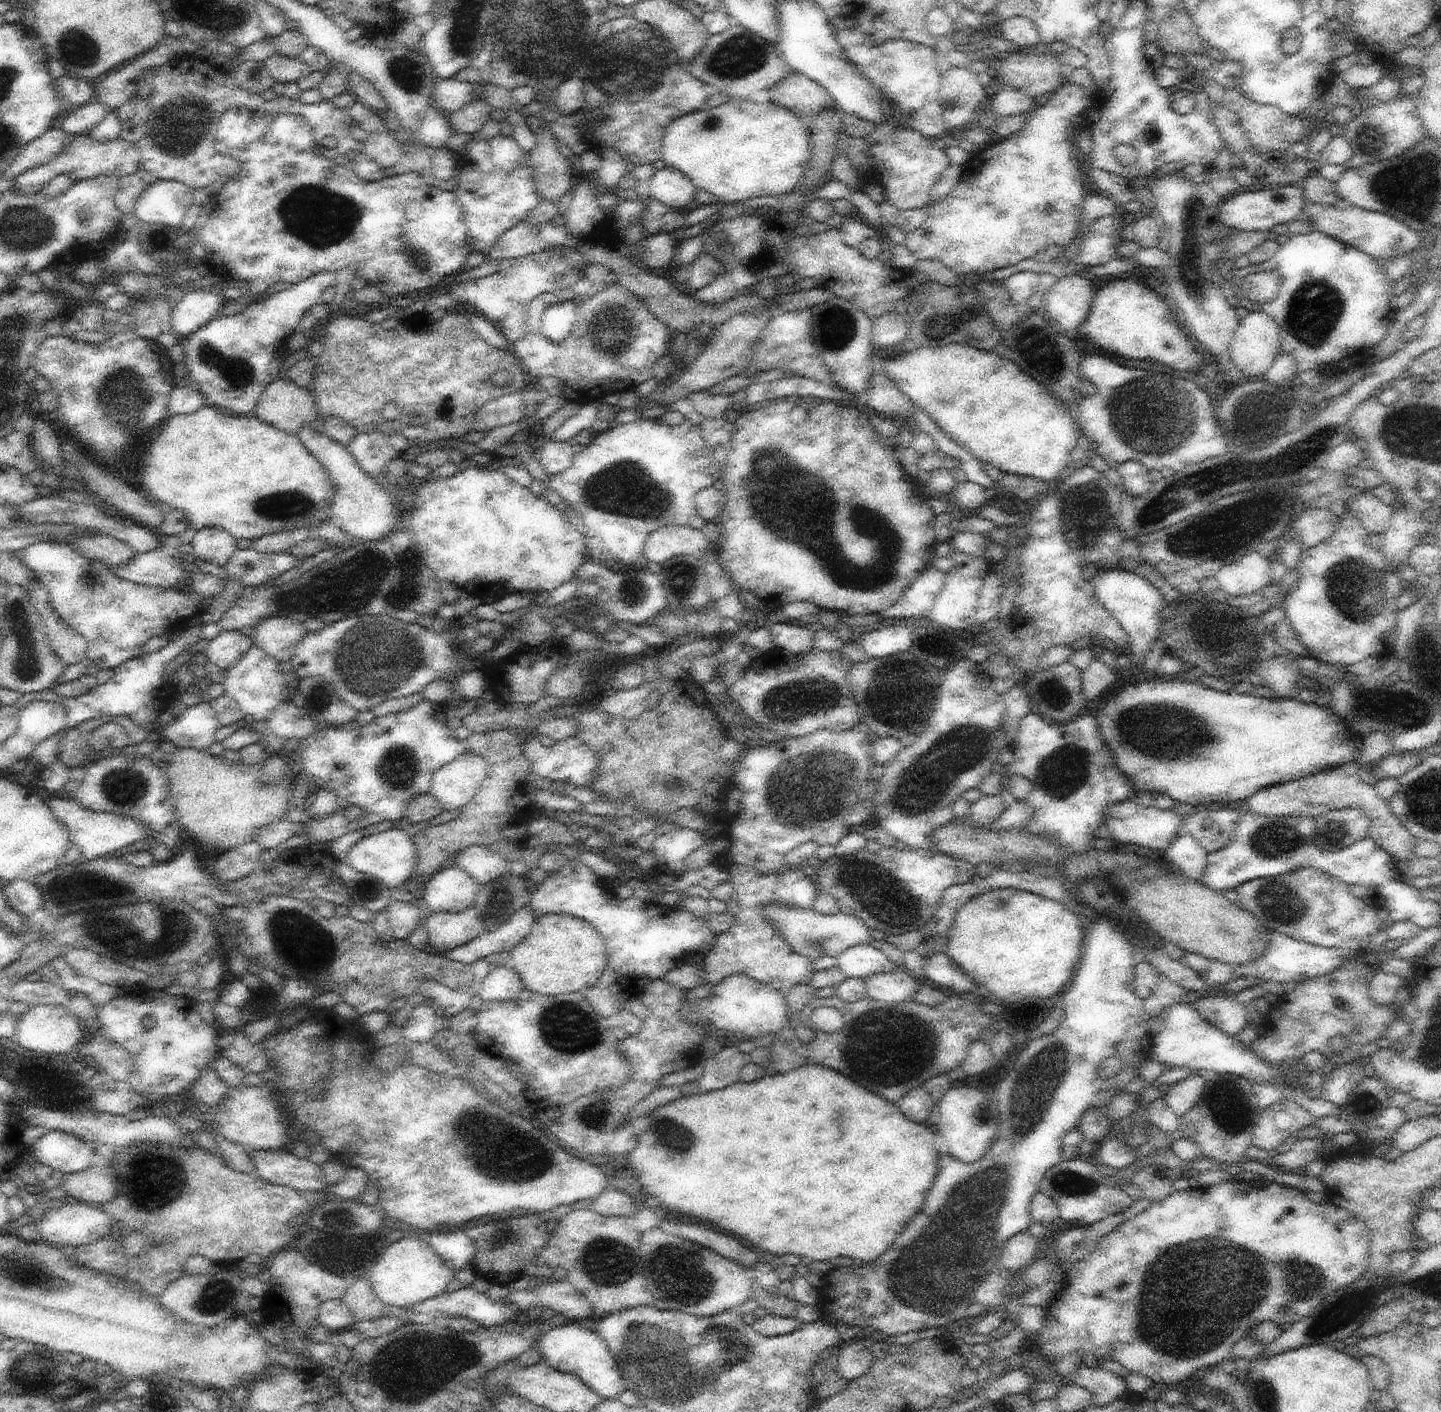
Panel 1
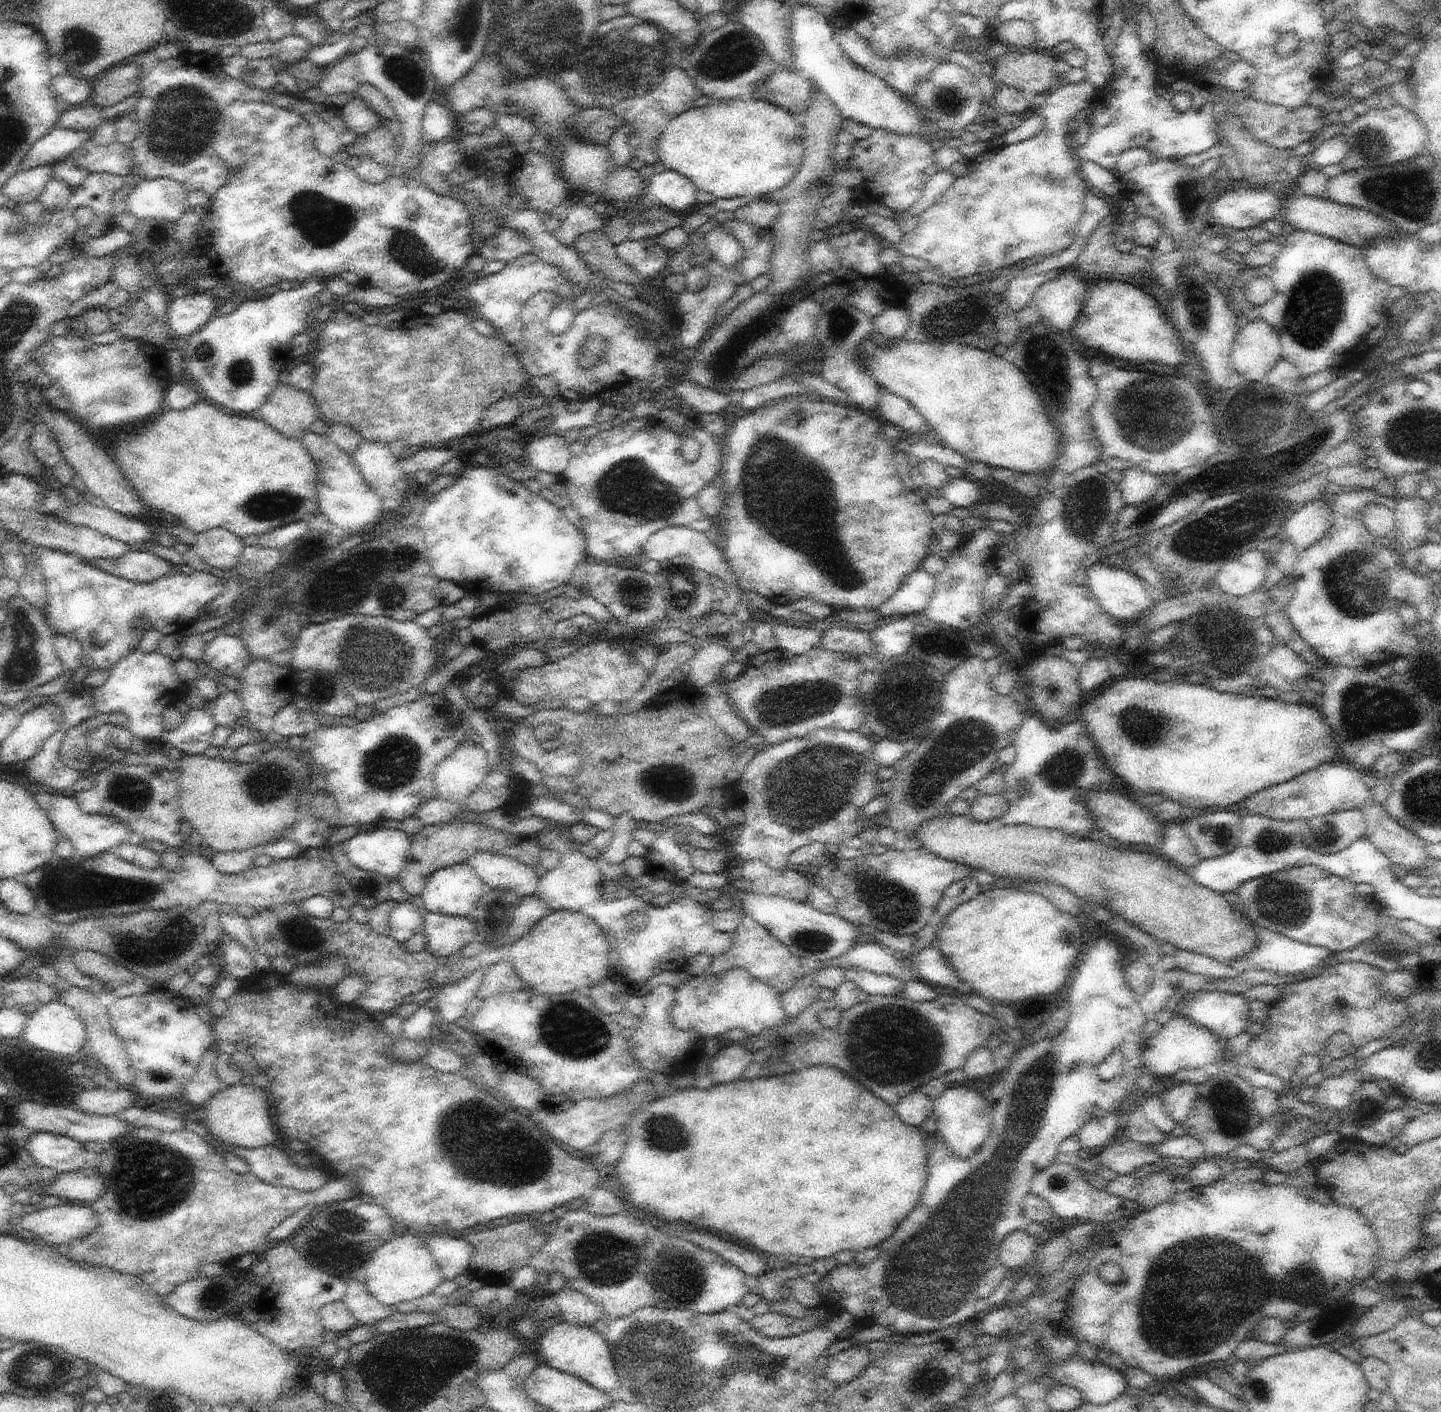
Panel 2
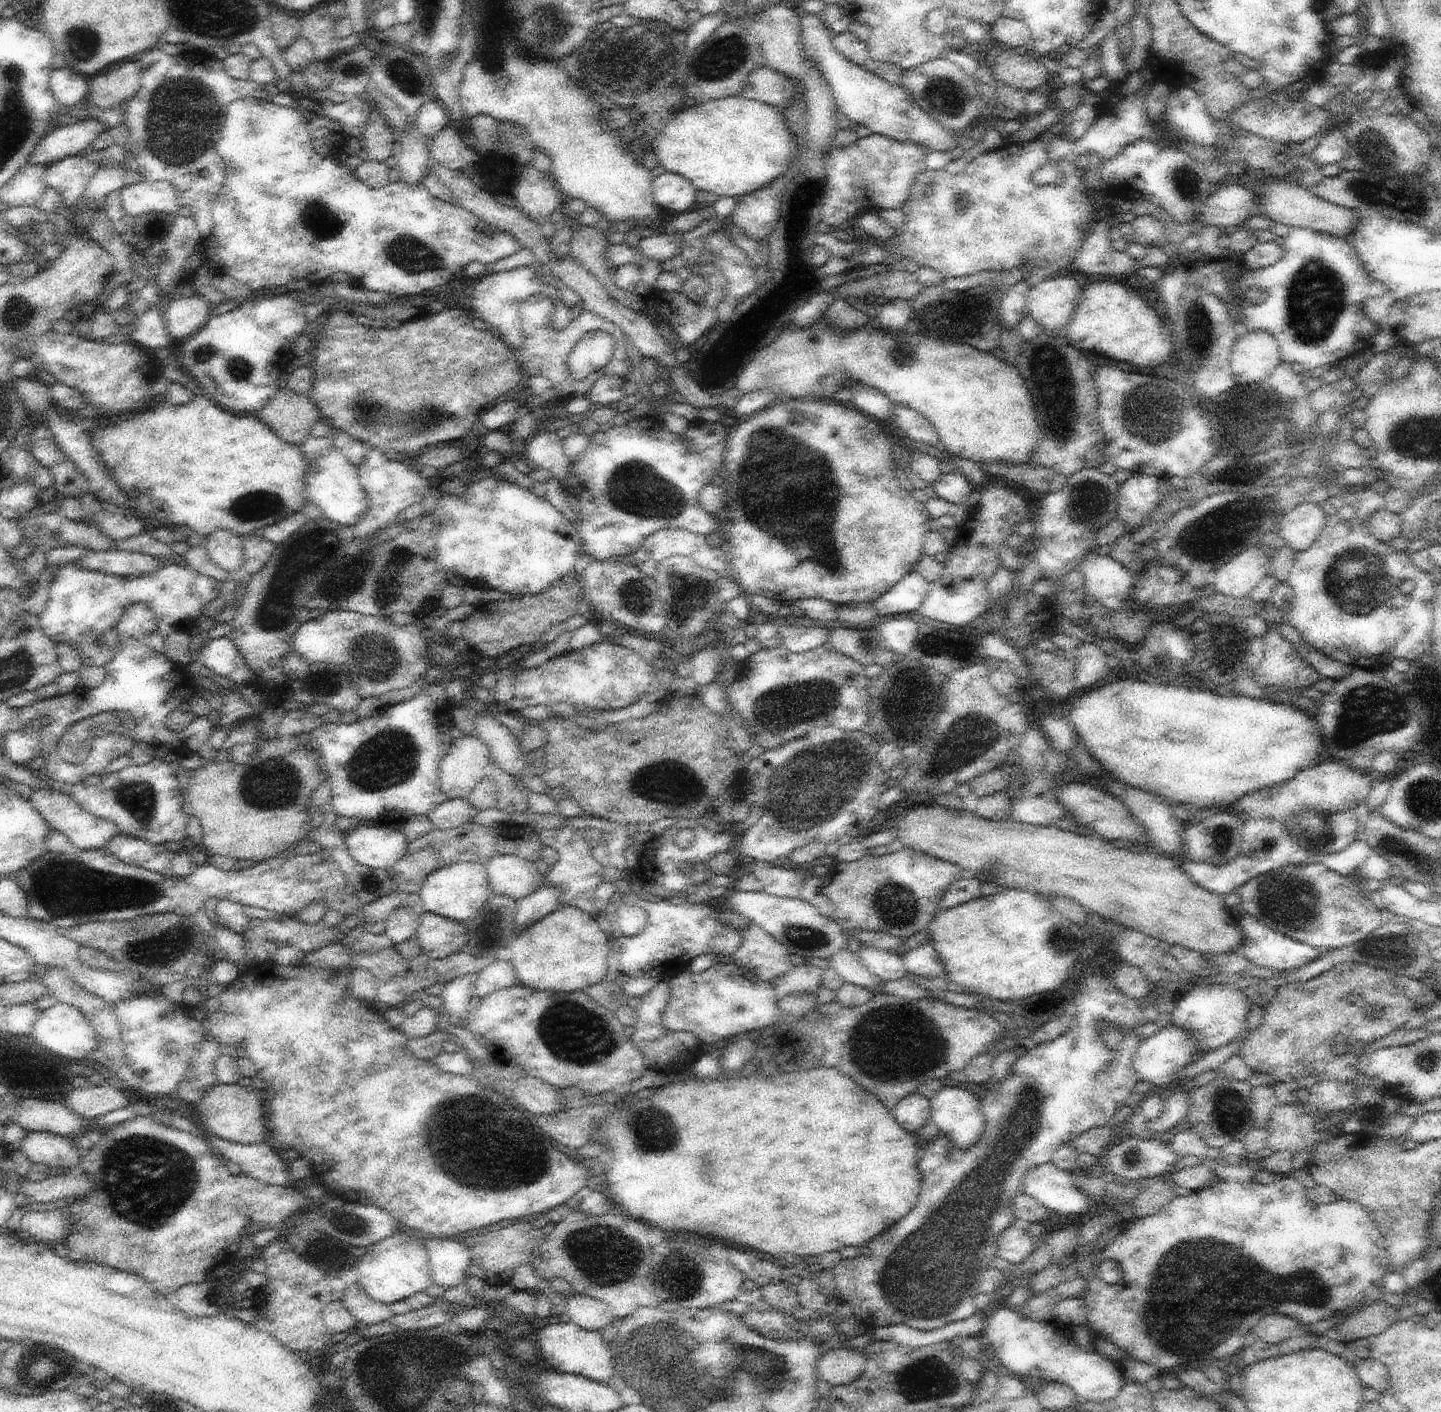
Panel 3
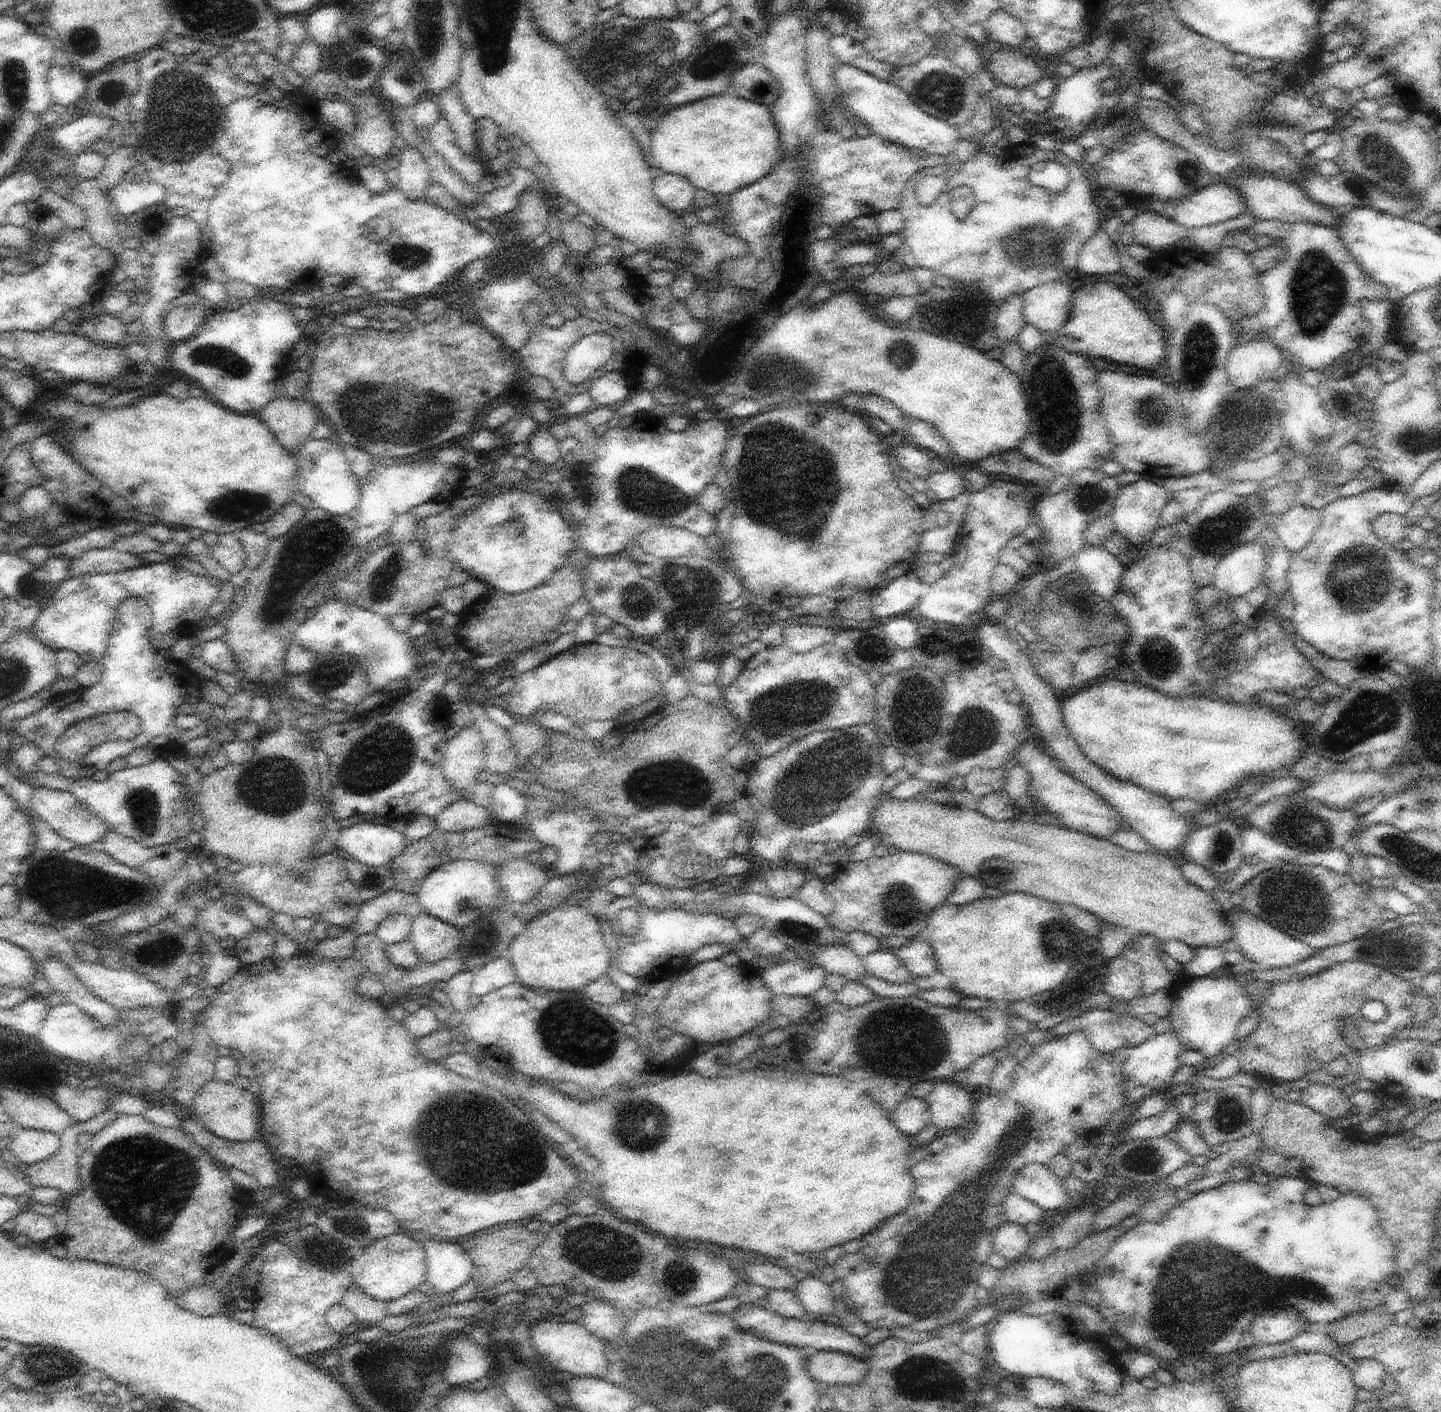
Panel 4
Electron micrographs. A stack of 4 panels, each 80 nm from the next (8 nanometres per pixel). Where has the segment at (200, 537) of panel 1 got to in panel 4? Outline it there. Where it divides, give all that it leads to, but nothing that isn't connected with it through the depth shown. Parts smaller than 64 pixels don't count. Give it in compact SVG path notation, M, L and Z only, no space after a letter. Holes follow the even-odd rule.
M235 533L219 534L216 545L210 550L215 560L230 574L237 574L246 566L247 554Z

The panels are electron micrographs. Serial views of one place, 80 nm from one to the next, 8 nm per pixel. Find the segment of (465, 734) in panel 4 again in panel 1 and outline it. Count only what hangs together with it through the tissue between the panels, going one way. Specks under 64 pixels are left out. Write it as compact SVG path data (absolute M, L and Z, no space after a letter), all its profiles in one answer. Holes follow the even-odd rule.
M466 750L434 773L430 793L445 811L461 809L476 796L488 771L484 757Z

